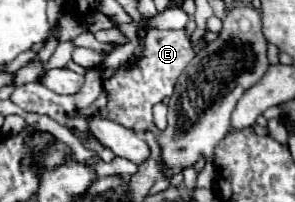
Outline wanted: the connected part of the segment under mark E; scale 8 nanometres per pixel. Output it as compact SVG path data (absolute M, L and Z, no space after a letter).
M185 28L181 30L147 30L141 42L143 54L135 62L121 64L111 78L103 80L107 92L107 106L93 116L119 122L129 130L147 132L153 128L153 106L163 98L171 98L179 76L185 72L189 62L195 58L193 40Z

